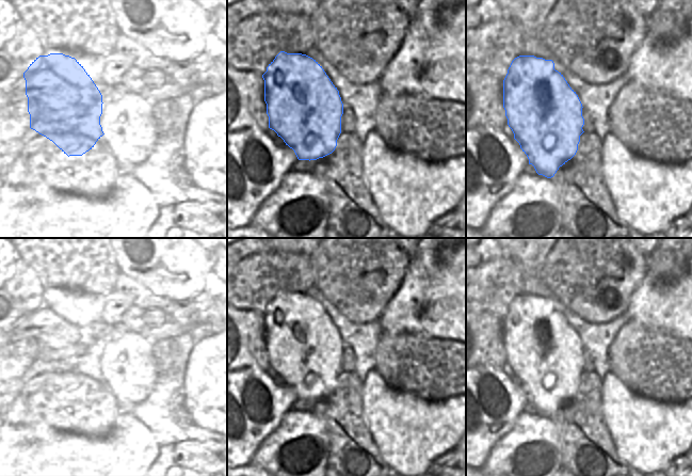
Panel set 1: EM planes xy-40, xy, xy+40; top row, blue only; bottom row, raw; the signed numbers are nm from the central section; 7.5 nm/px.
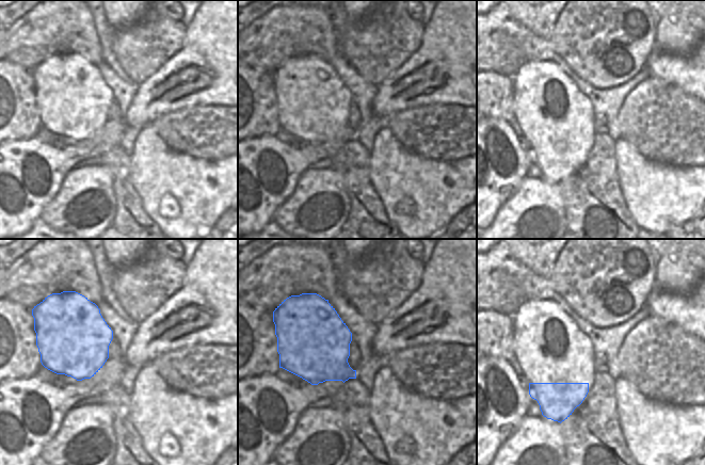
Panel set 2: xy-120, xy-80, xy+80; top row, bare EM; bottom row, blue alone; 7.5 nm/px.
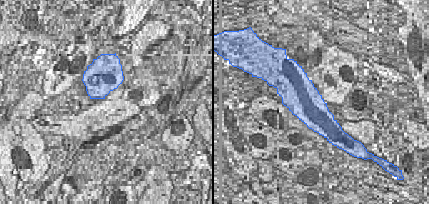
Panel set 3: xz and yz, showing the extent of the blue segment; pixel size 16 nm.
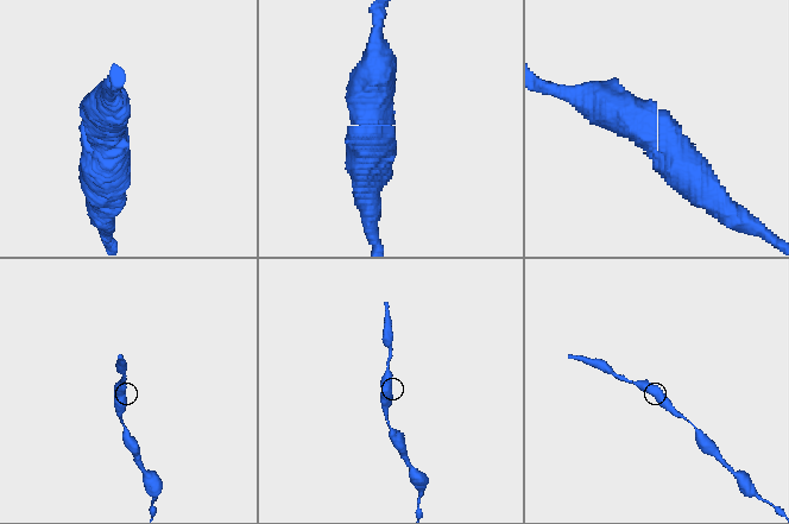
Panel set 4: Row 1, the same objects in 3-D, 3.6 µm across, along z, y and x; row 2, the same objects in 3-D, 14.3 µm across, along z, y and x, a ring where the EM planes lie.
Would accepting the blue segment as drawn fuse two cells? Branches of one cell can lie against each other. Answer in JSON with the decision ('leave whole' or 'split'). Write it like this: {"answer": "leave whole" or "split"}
{"answer": "leave whole"}

